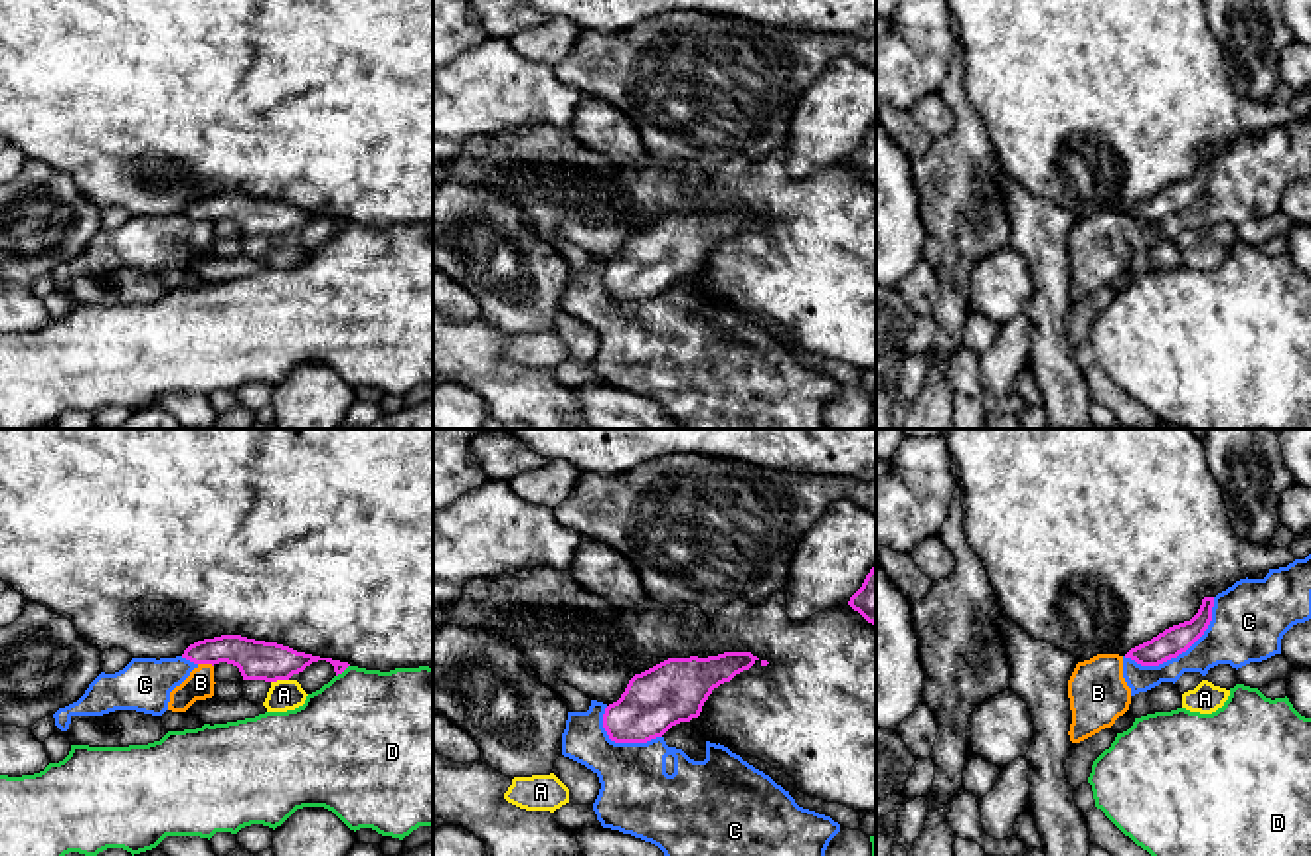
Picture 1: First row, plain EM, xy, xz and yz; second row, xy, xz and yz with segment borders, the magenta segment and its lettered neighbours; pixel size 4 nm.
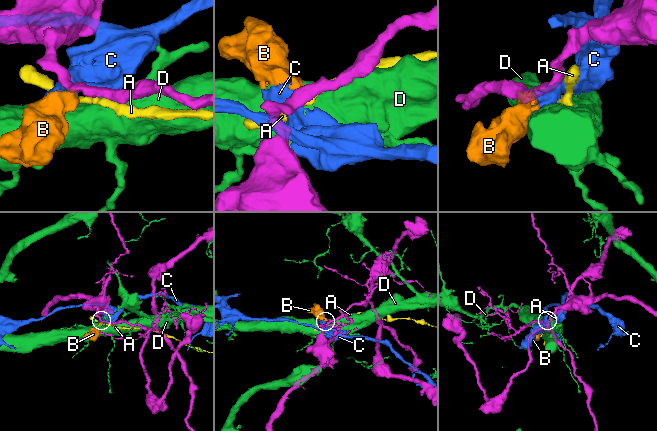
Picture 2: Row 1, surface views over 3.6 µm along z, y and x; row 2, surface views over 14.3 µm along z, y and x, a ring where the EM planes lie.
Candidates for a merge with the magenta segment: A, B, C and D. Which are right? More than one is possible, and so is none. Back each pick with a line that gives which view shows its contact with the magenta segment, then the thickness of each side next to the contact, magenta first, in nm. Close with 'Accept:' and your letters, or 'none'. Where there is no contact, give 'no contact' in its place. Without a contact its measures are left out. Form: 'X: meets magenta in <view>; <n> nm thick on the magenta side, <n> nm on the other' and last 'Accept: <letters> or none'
Accept: none

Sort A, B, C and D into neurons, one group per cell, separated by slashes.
A / B C / D

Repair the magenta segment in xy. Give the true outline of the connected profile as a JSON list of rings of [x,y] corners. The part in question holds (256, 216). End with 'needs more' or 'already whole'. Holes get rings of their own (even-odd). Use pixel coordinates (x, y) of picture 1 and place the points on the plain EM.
[[[241,192],[198,198],[184,208],[182,215],[212,223],[227,219],[239,225],[243,237],[265,239],[289,237],[318,217],[330,219],[336,233],[350,223],[348,219],[297,210],[277,200],[255,198]]]; already whole

